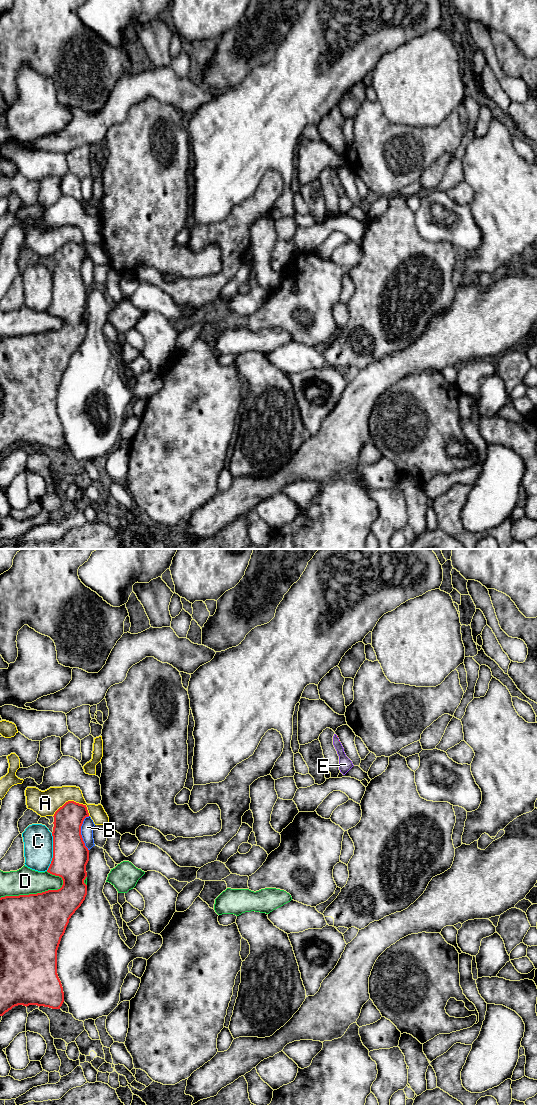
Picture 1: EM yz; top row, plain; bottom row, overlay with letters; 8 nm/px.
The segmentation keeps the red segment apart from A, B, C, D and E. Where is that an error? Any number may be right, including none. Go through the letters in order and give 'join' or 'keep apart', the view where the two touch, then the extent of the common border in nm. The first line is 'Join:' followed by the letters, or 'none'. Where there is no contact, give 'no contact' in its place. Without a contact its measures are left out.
Join: E
A: keep apart; meets red in yz; contact 300 nm long
B: keep apart; meets red in yz; contact 280 nm long
C: keep apart; meets red in yz; contact 300 nm long
D: keep apart; meets red in yz; contact 550 nm long
E: join; no contact

